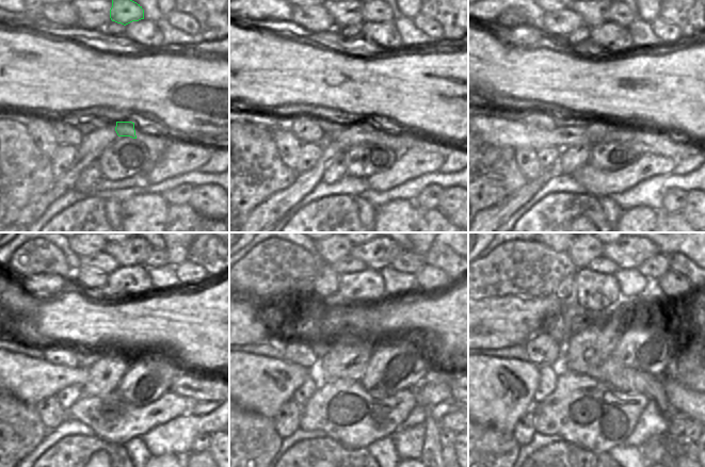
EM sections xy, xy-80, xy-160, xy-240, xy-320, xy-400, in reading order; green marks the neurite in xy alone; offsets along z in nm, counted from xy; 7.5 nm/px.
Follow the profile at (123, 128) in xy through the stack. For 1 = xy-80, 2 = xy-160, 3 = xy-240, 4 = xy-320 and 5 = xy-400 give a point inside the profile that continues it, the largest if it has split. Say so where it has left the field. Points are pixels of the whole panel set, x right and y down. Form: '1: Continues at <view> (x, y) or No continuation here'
1: Continues at xy-80 (354, 133)
2: Continues at xy-160 (499, 132)
3: Continues at xy-240 (30, 380)
4: Continues at xy-320 (261, 384)
5: Continues at xy-400 (496, 392).

